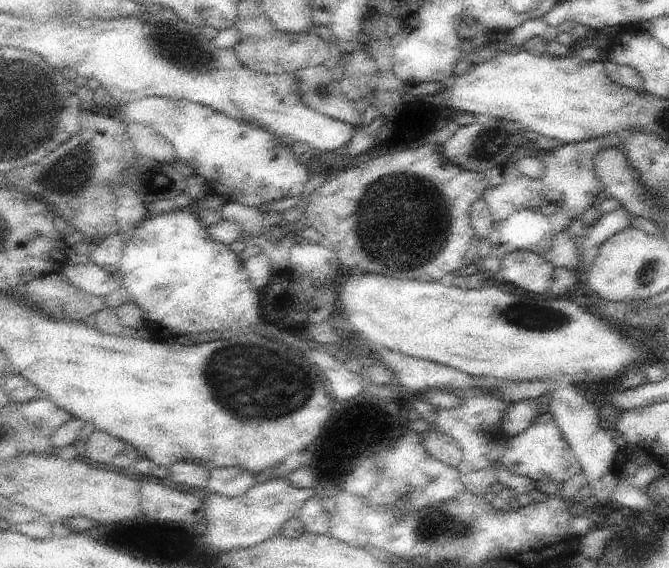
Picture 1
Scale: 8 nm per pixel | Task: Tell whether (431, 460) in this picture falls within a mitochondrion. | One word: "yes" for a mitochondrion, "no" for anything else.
no

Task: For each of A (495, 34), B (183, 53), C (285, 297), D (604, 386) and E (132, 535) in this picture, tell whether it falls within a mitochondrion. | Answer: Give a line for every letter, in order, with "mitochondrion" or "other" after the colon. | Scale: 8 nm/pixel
A: other
B: mitochondrion
C: mitochondrion
D: other
E: other

